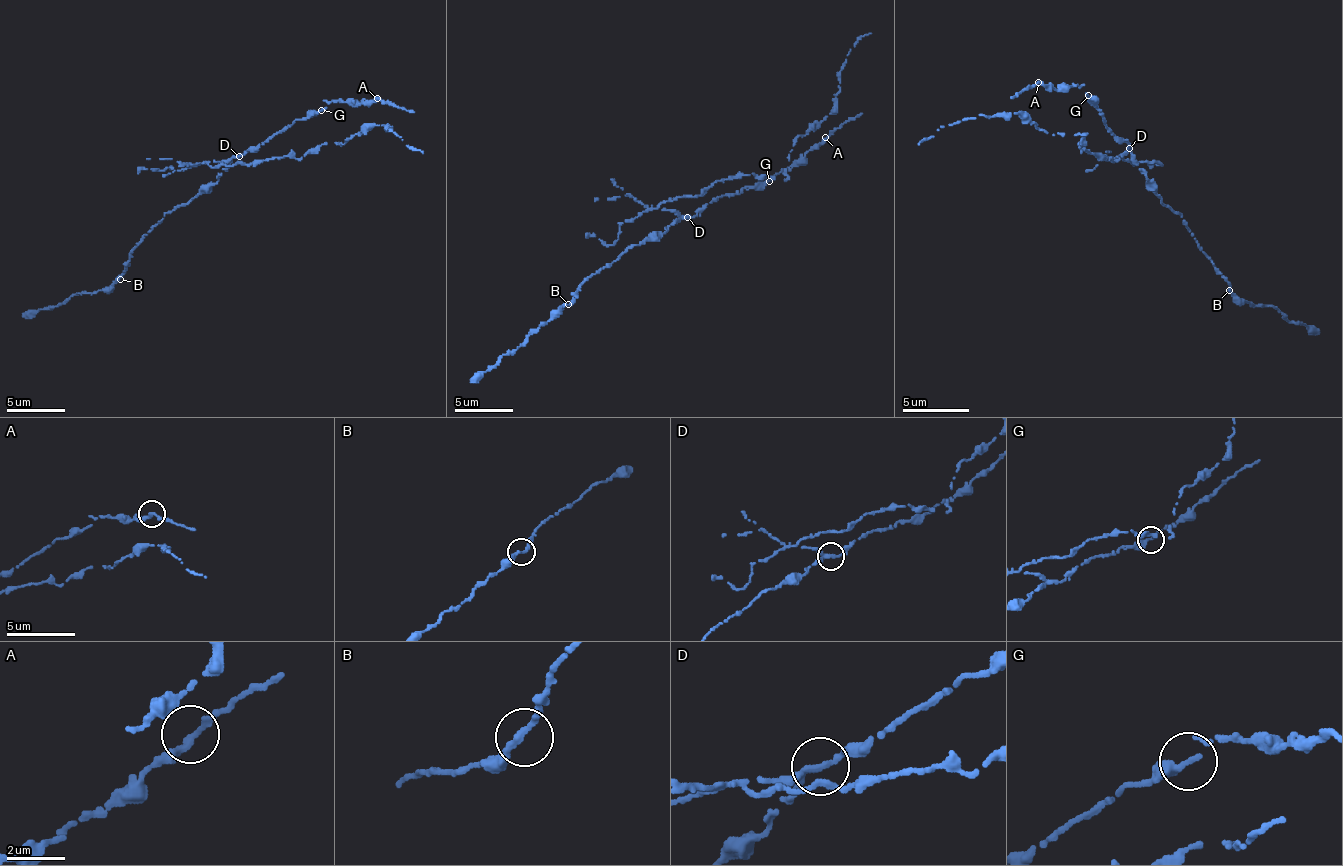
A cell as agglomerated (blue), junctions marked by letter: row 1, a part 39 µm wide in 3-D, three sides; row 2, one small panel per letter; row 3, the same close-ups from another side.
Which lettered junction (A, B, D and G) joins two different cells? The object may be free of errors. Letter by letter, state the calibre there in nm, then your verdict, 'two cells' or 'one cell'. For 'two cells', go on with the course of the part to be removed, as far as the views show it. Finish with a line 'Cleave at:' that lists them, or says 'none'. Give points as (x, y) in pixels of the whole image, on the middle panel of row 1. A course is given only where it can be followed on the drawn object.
A: 240 nm thick; one cell
B: 240 nm thick; one cell
D: 200 nm thick; two cells; foreign part runs (687, 216), (658, 208), (702, 196), (716, 181), (784, 175), (792, 143), (825, 120), (848, 53), (871, 32)
G: 180 nm thick; one cell
Cleave at: D

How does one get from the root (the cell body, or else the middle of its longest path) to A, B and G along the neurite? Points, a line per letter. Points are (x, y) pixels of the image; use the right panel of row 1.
A: (1122, 156), (1129, 146), (1105, 125), (1102, 112), (1085, 92), (1085, 85), (1048, 89), (1038, 82)
B: (1122, 156), (1132, 156), (1162, 202), (1182, 216), (1229, 290)
G: (1122, 156), (1129, 146), (1105, 125), (1102, 112), (1088, 95)

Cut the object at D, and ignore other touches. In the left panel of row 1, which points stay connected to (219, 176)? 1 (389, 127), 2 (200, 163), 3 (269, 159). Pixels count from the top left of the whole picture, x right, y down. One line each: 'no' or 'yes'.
1: no
2: no
3: no

